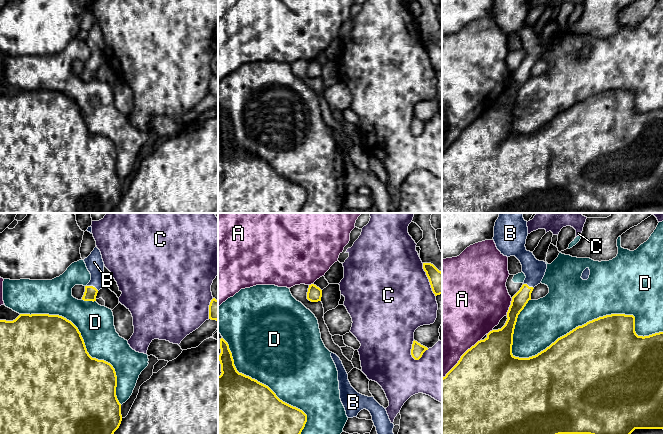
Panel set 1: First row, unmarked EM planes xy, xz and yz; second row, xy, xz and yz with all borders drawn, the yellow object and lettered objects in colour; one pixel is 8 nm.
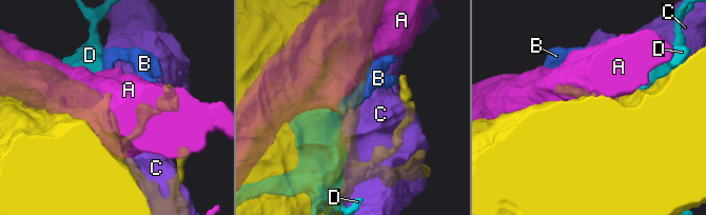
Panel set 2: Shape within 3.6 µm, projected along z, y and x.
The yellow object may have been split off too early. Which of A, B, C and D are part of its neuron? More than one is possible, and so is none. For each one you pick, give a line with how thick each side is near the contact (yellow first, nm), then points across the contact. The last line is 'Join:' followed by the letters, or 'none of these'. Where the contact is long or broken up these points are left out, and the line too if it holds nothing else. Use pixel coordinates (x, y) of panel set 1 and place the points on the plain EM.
B: 100/140 nm | across xy (90, 69), (92, 62), (94, 38)
Join: B

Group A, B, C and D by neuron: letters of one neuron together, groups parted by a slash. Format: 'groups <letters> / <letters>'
groups A / B / C / D

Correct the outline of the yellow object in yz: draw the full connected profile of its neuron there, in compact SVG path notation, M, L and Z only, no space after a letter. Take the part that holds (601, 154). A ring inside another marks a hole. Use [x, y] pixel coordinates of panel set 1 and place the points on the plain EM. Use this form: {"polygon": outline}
{"polygon": "M495 0L493 16L504 32L515 32L522 41L526 54L520 66L512 73L505 101L492 106L484 116L478 117L468 125L458 139L442 154L442 213L550 213L559 210L590 210L596 213L630 213L635 205L663 205L663 108L649 112L638 112L635 108L635 93L625 90L611 90L599 93L578 102L558 114L545 126L529 134L519 134L512 130L513 110L518 91L524 85L535 62L541 59L547 40L527 27L525 20L528 12L527 0Z"}

